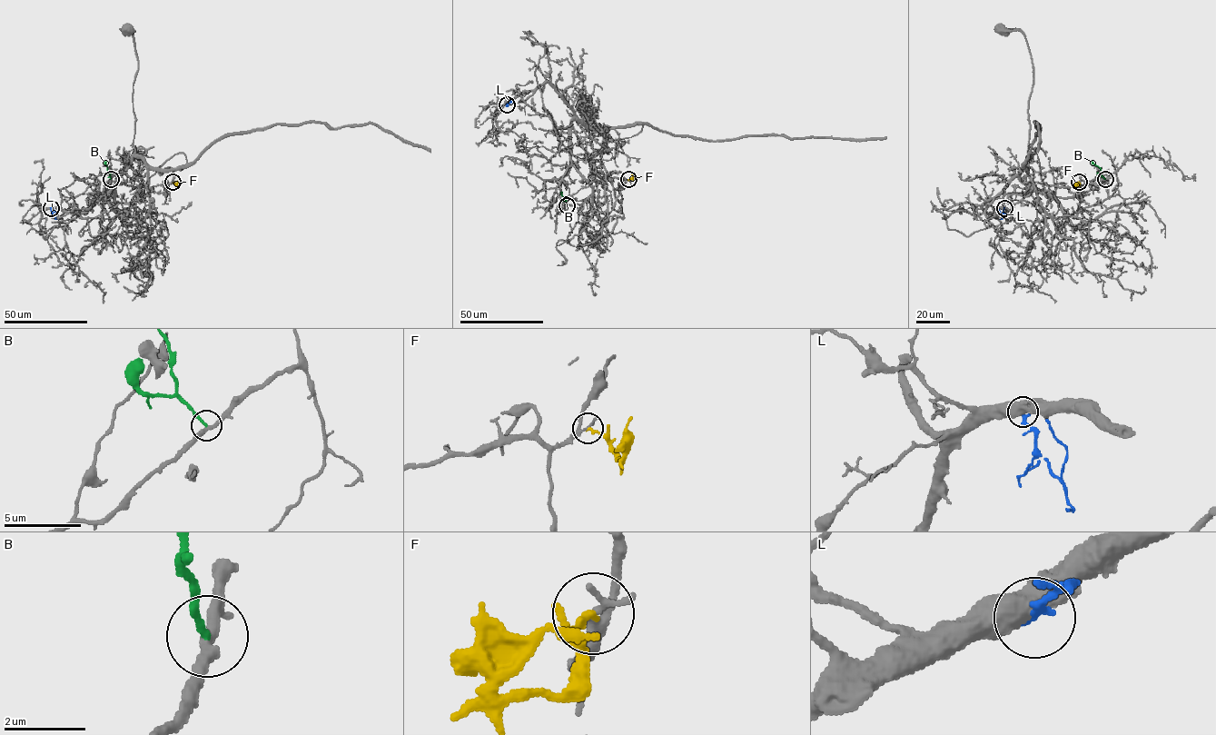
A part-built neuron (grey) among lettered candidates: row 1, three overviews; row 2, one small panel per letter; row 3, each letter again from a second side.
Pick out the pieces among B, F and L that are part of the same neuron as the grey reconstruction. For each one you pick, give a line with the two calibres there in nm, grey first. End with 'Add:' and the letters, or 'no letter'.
Add: no letter

